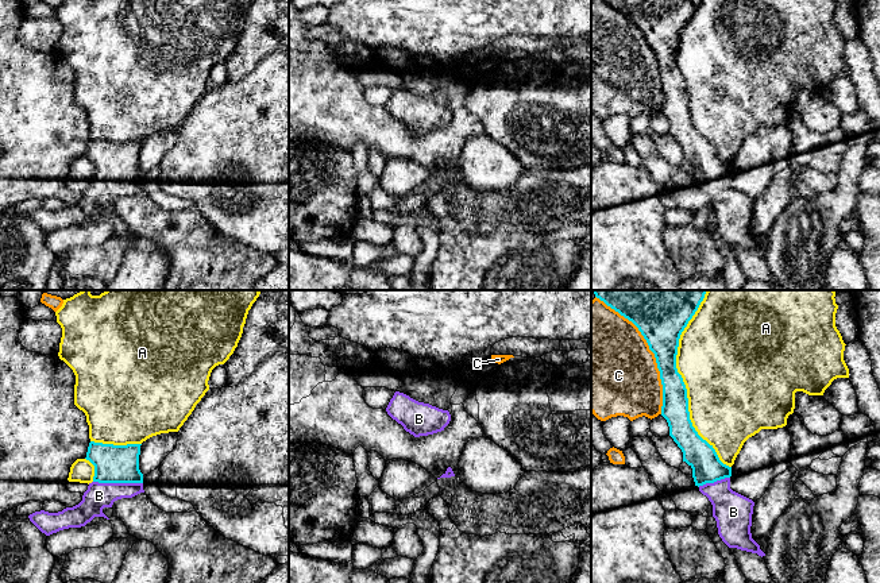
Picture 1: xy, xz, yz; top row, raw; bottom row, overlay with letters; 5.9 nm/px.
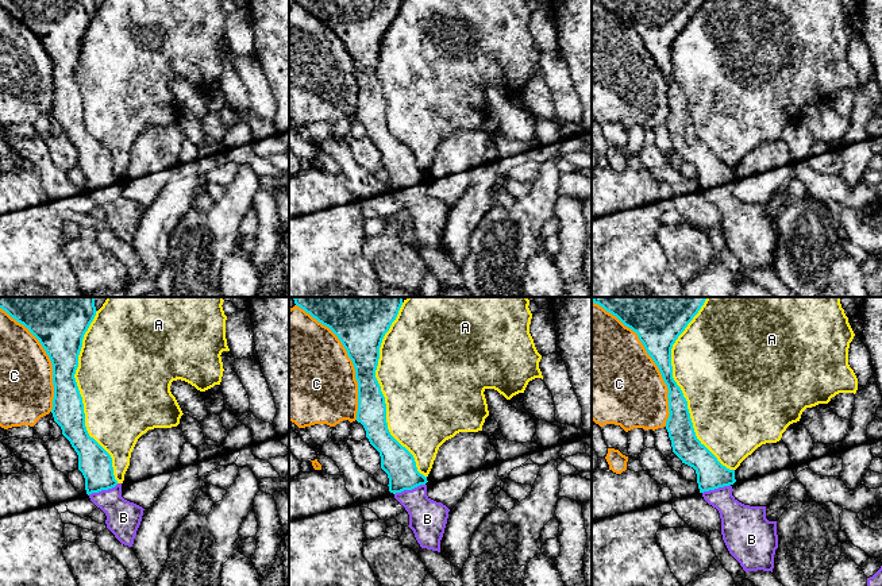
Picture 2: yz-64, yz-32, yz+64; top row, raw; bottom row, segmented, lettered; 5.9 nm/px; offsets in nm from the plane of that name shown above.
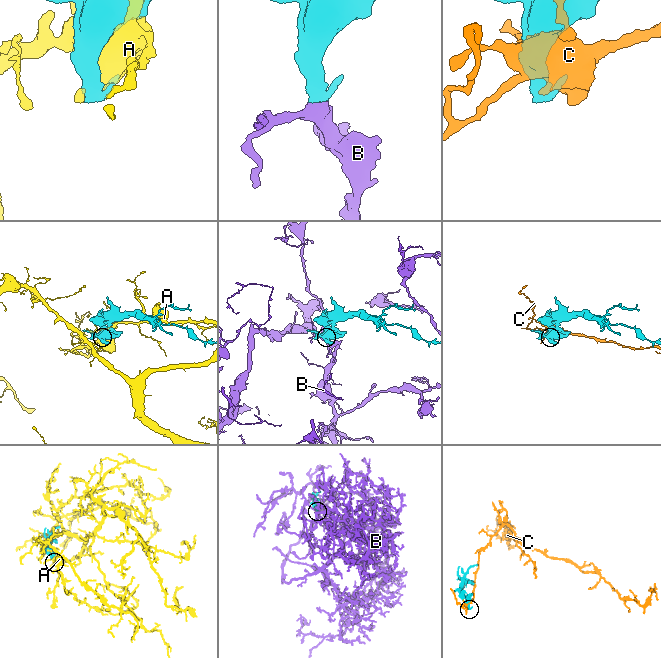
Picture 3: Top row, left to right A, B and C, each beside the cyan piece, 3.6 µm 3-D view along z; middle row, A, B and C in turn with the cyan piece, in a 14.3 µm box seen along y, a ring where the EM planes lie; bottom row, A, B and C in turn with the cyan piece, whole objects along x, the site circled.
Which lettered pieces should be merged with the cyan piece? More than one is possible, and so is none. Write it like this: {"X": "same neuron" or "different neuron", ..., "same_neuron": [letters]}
{"A": "different neuron", "B": "same neuron", "C": "different neuron", "same_neuron": ["B"]}

